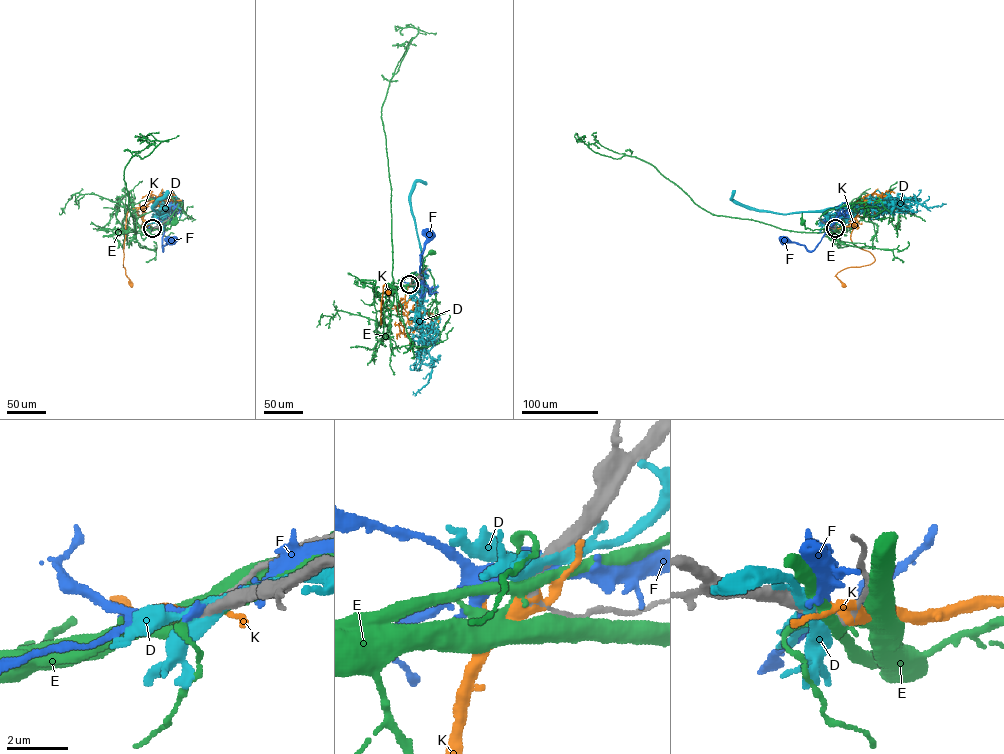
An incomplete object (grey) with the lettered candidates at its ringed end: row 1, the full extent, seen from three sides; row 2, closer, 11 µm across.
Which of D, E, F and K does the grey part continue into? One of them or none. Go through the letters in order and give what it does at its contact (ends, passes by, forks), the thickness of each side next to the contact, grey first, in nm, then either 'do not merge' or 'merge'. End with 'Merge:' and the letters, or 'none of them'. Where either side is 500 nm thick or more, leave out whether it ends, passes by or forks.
D: it passes by; 400 nm thick on the grey side, 400 nm on the other; do not merge
E: it forks there; 400 nm thick on the grey side, 320 nm on the other; do not merge
F: it passes by; 380 nm thick on the grey side, 280 nm on the other; do not merge
K: it passes by; 380 nm thick on the grey side, 440 nm on the other; merge
Merge: K

